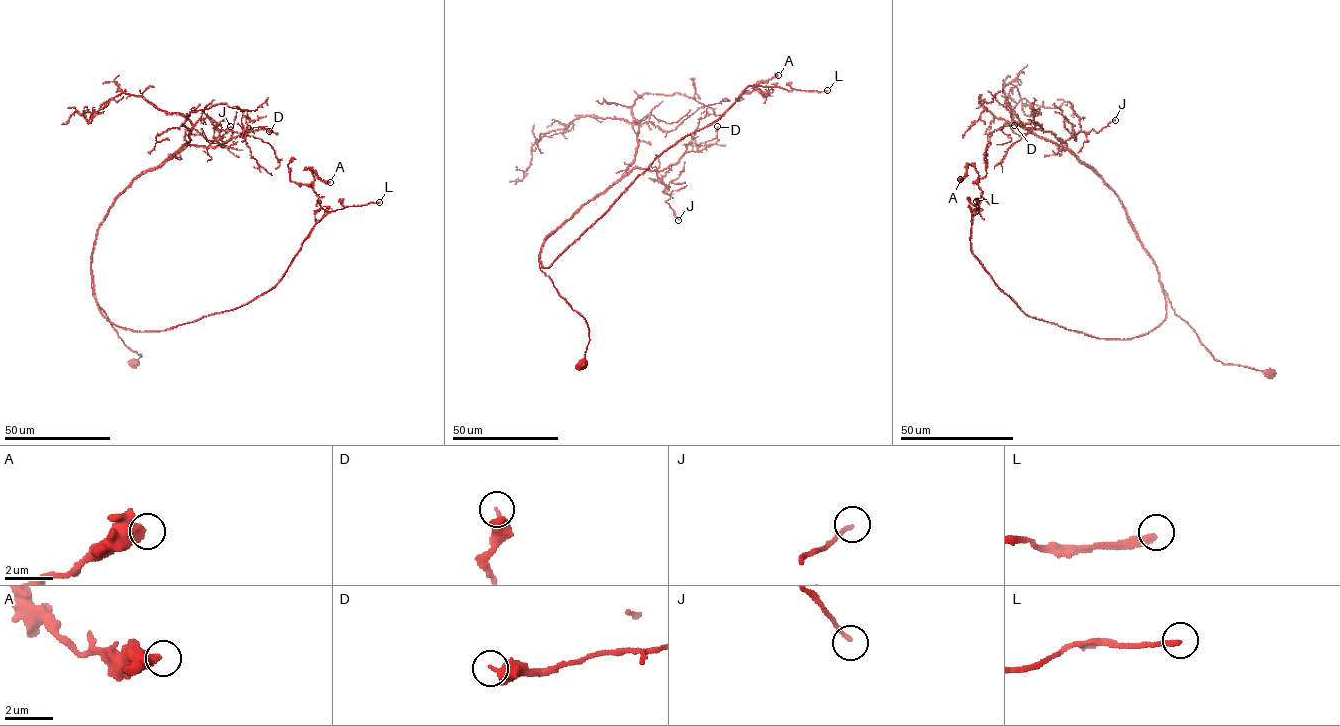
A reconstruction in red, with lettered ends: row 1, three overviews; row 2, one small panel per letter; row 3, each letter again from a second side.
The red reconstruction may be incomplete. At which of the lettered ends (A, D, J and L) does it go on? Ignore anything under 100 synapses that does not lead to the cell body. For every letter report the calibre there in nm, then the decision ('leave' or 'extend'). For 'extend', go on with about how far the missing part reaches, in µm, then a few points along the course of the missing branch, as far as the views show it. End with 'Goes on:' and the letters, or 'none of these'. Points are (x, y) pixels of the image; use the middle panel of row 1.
A: 550 nm thick; leave
D: 440 nm thick; leave
J: 160 nm thick; leave
L: 260 nm thick; extend; about 70 µm are missing
Goes on: L

